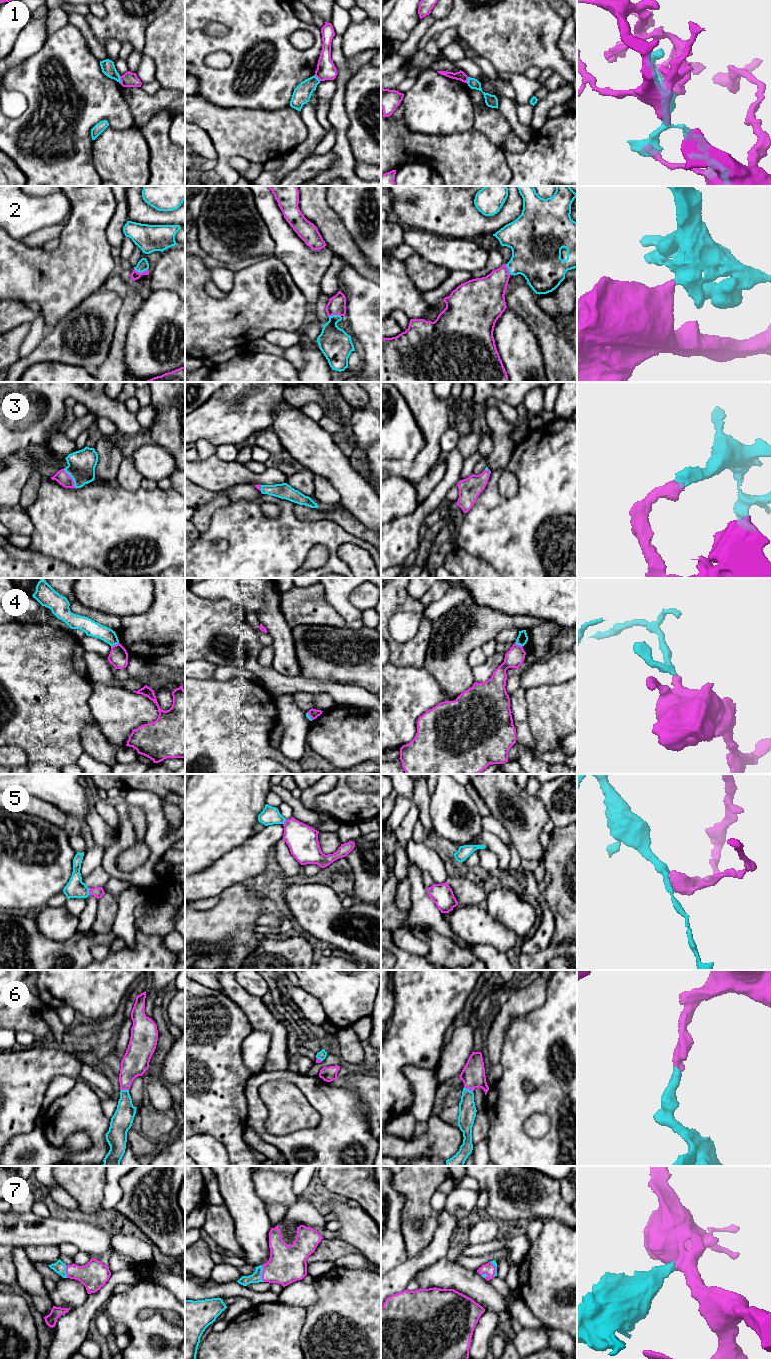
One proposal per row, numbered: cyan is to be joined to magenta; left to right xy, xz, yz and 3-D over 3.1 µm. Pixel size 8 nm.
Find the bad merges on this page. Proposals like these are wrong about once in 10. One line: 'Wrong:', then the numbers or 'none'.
Wrong: 4

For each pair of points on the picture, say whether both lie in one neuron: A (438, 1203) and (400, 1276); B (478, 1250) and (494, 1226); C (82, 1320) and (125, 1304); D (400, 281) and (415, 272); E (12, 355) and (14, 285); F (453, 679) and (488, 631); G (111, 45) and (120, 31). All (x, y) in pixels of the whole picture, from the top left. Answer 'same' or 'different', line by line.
A: different
B: different
C: different
D: different
E: different
F: same
G: different

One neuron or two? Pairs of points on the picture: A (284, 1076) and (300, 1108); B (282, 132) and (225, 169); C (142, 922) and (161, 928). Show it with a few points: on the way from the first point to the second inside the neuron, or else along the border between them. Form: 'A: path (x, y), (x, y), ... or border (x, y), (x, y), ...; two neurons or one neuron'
A: border (263, 1083), (291, 1082), (304, 1096); two neurons
B: path (265, 135), (247, 135), (230, 152); one neuron
C: path (147, 923), (156, 923); one neuron

